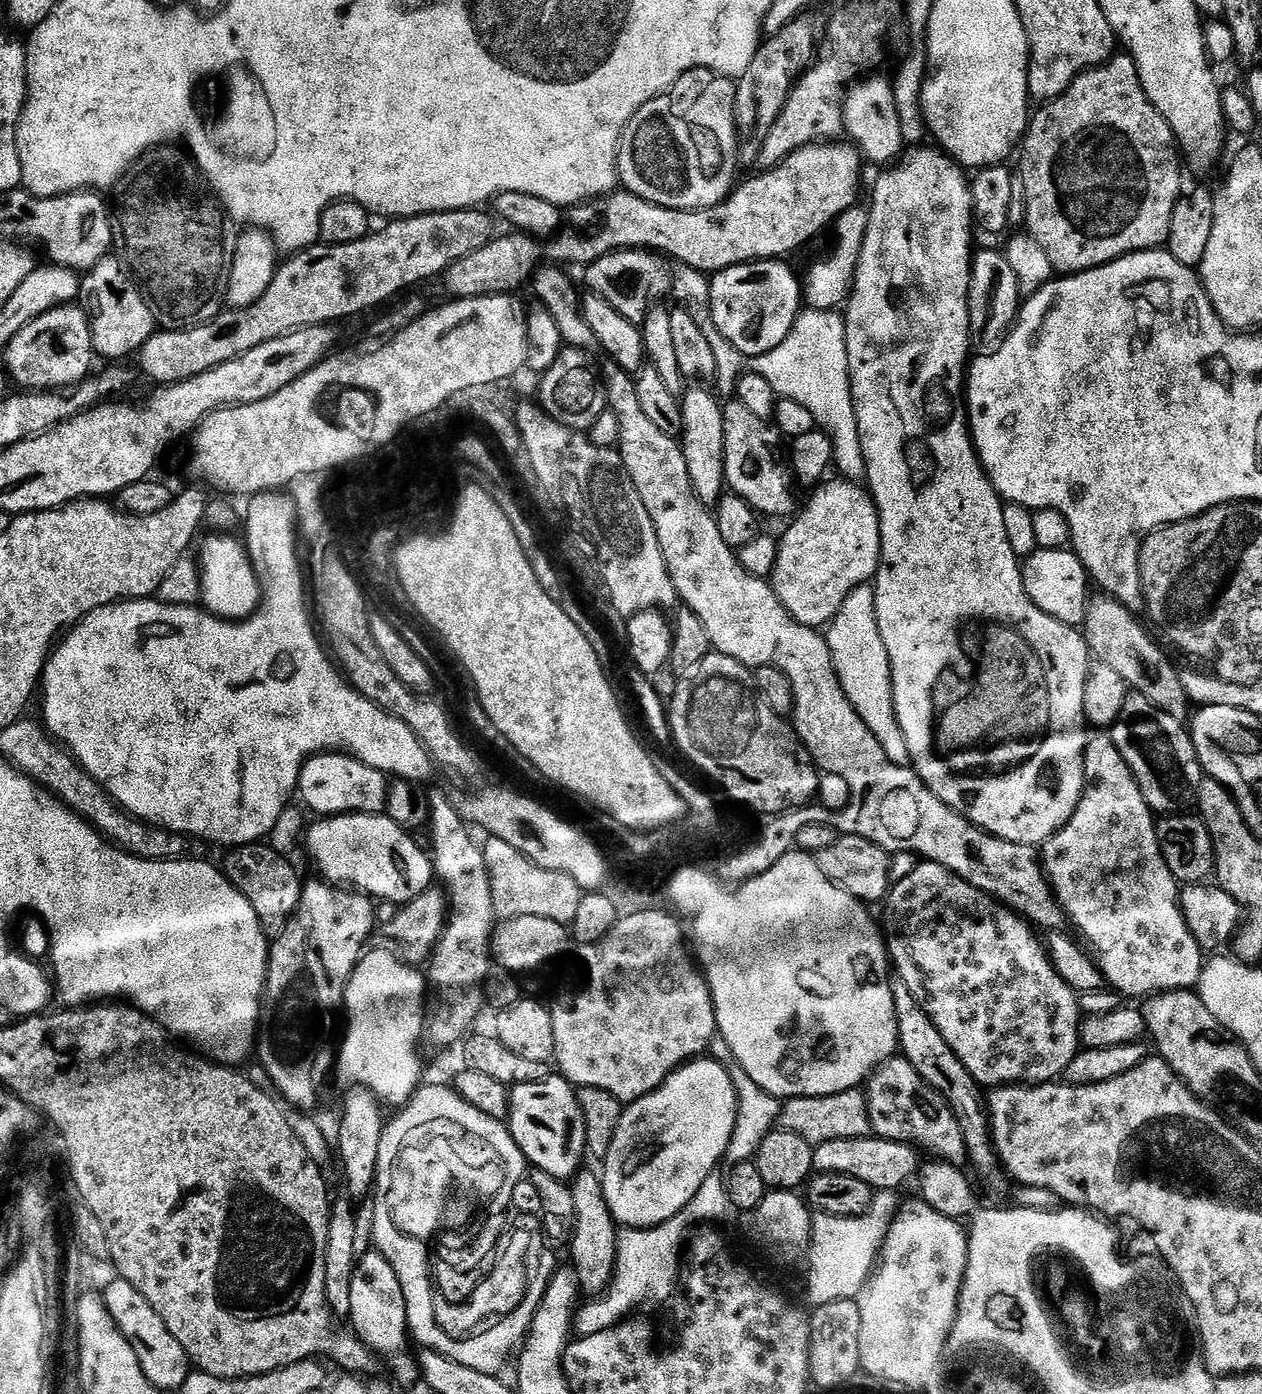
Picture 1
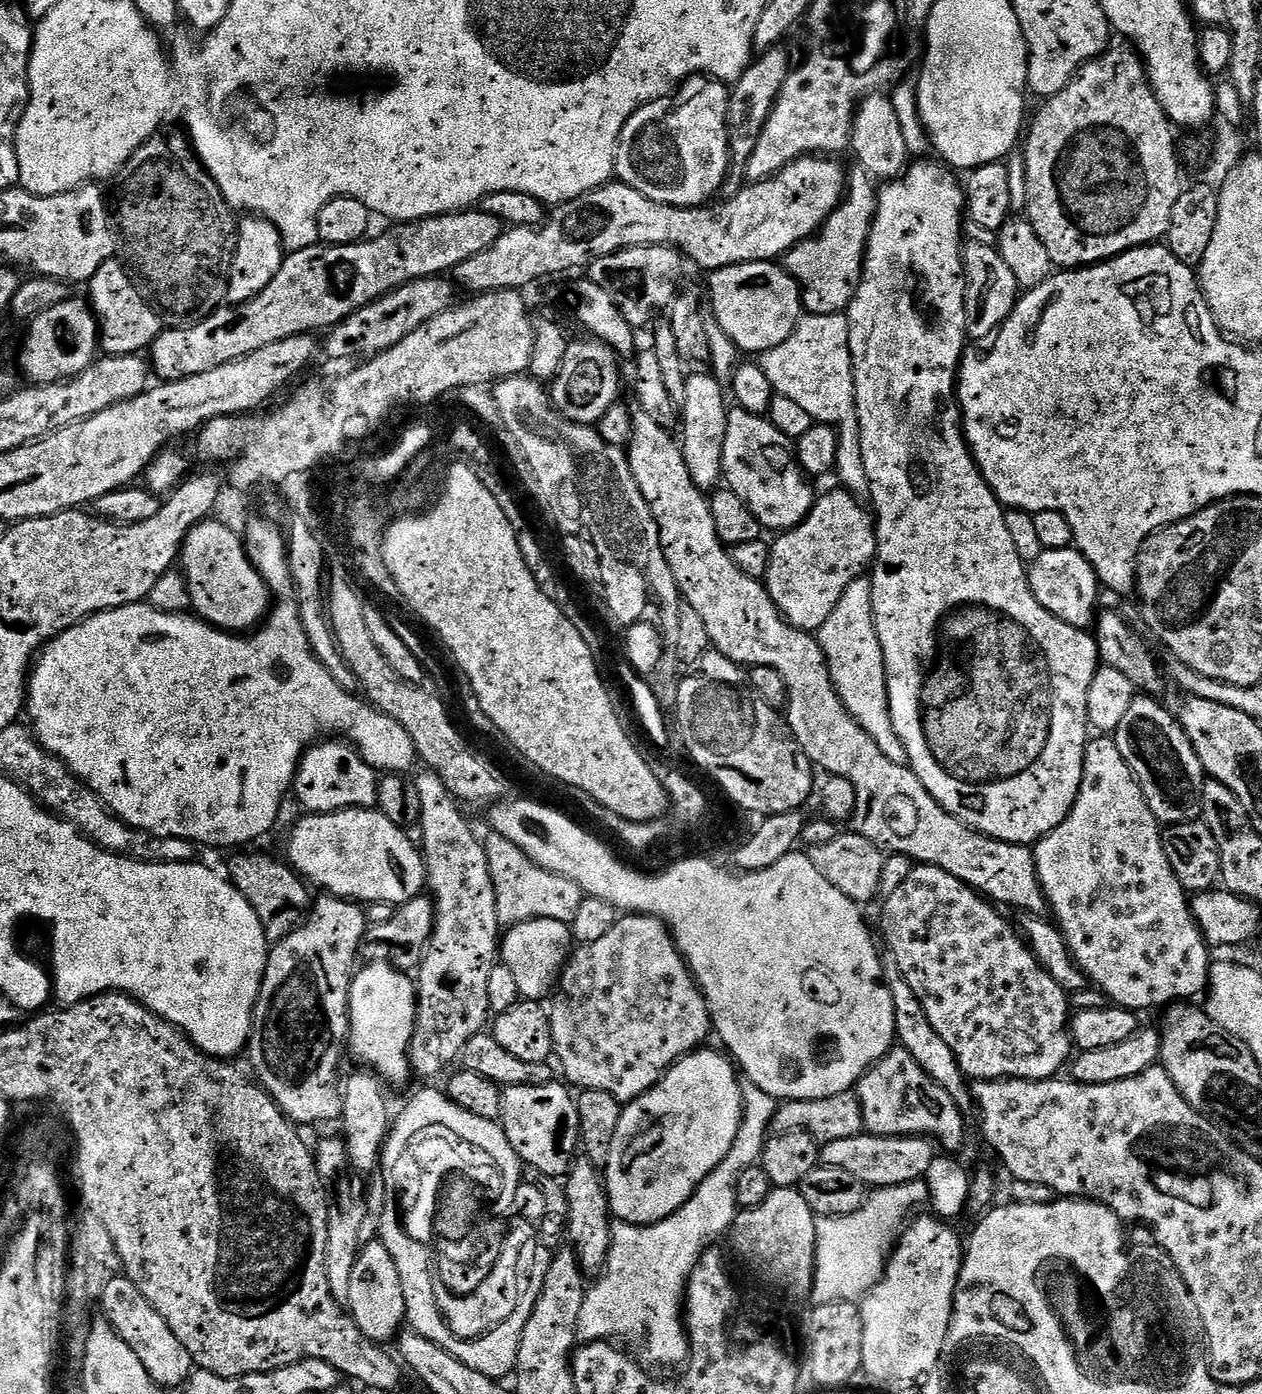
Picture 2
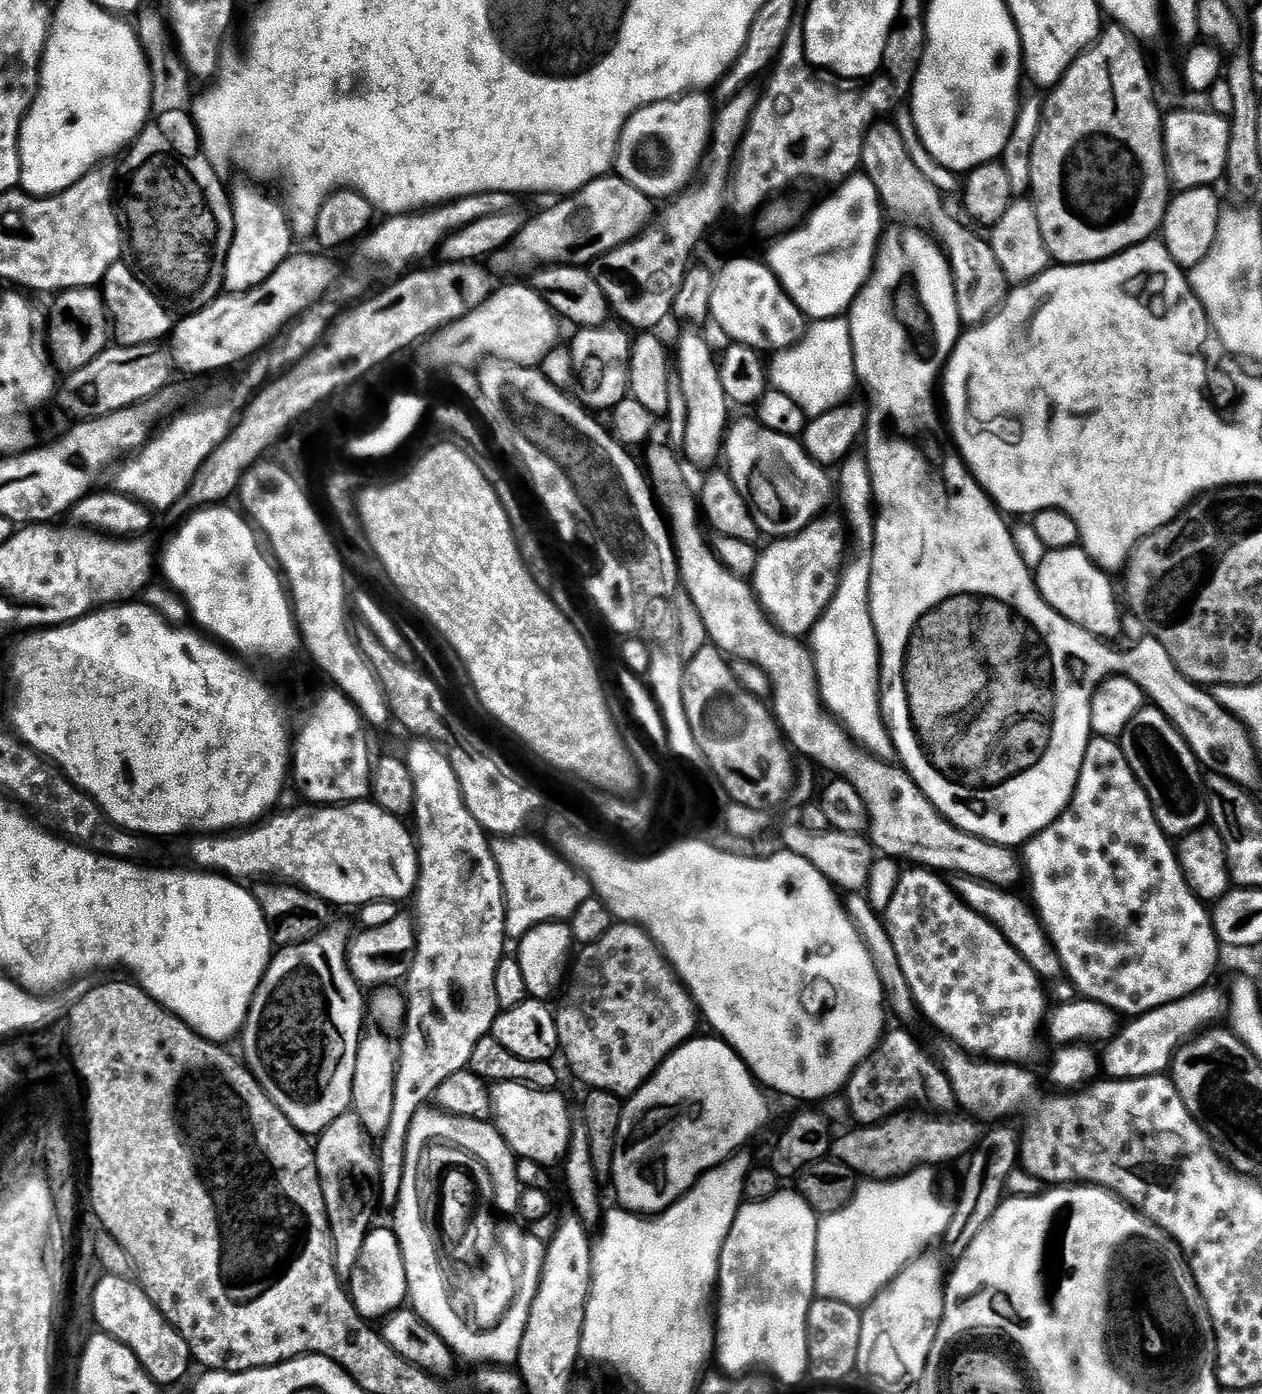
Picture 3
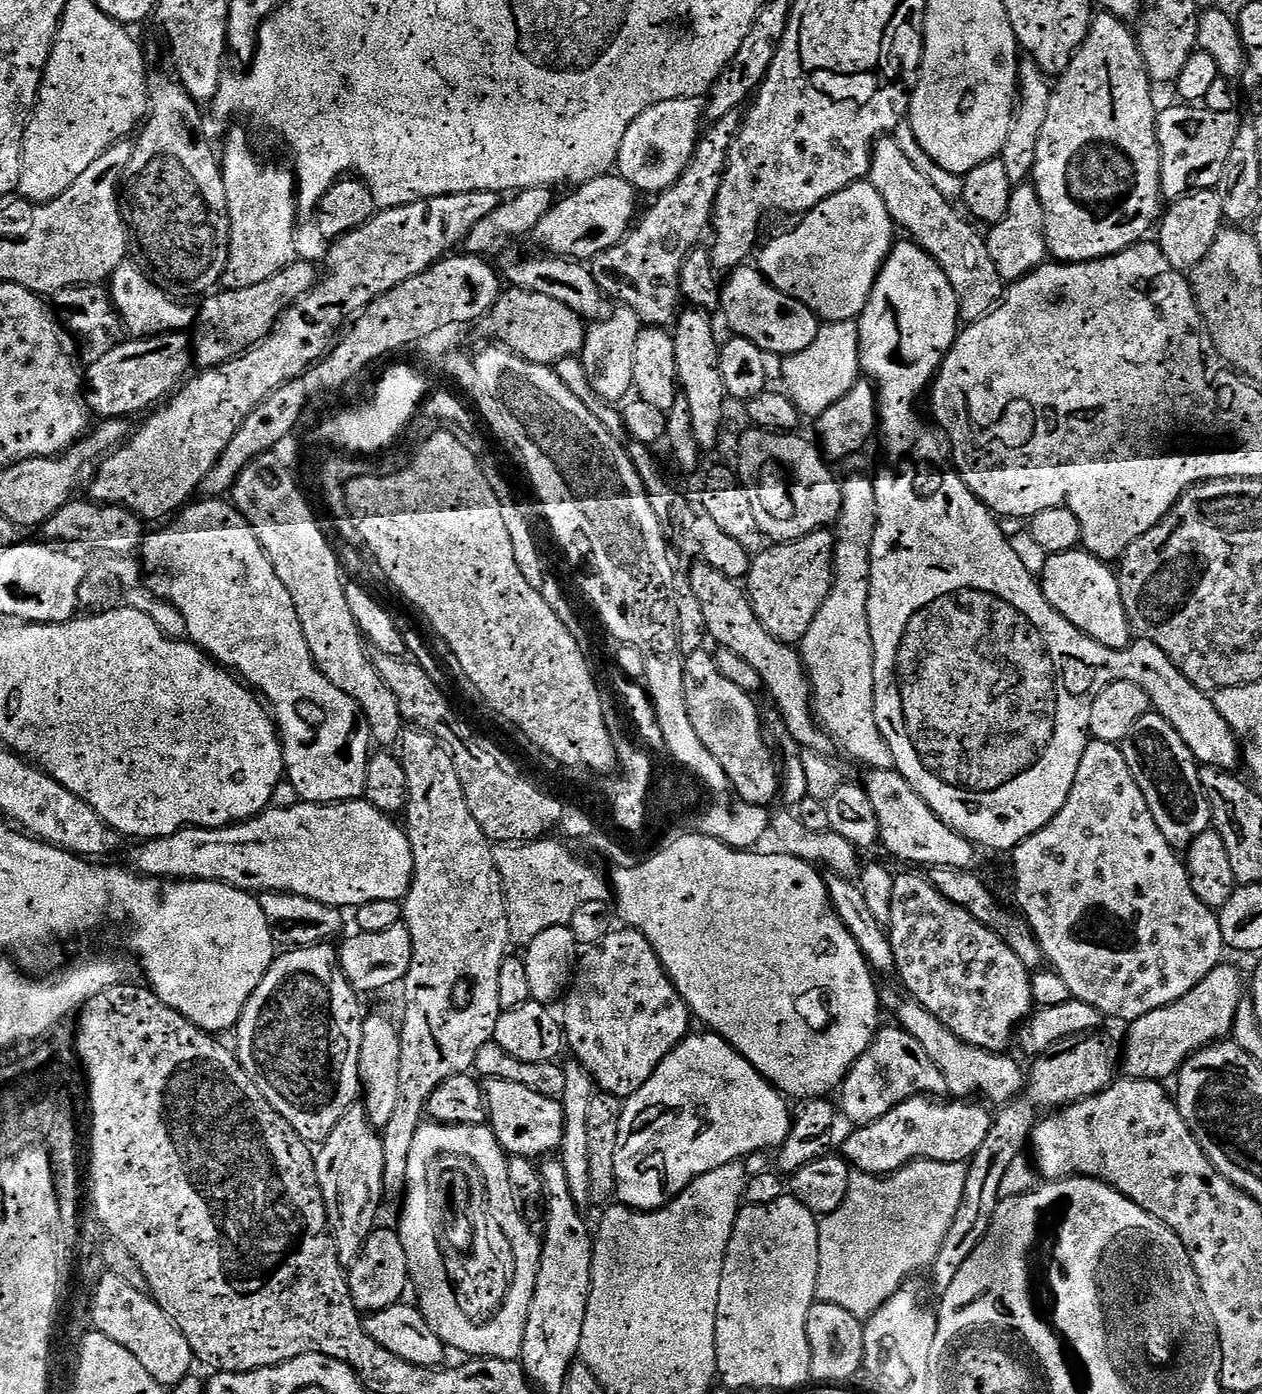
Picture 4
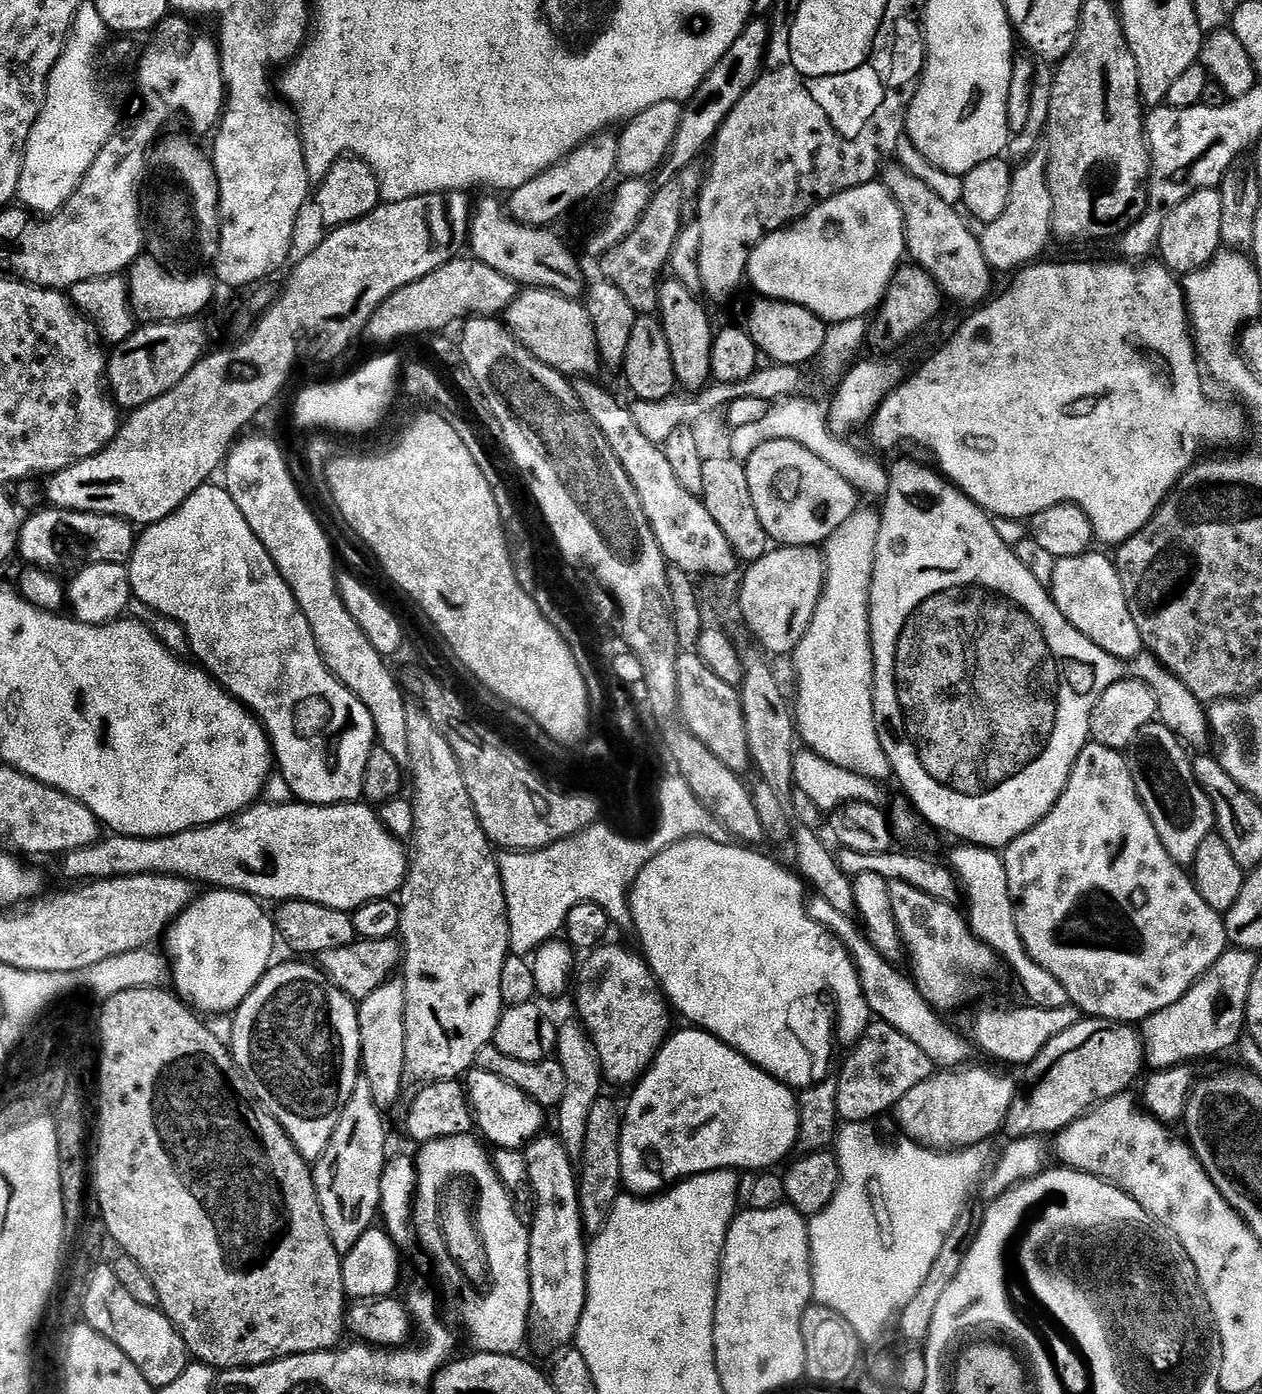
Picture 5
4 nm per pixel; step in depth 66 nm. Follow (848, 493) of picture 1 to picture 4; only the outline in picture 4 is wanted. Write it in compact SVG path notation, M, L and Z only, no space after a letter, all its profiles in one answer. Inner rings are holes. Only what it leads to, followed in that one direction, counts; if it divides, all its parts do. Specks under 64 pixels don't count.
M831 531L812 532L800 540L777 543L759 553L746 577L746 591L756 617L776 639L803 641L834 583L836 537Z

